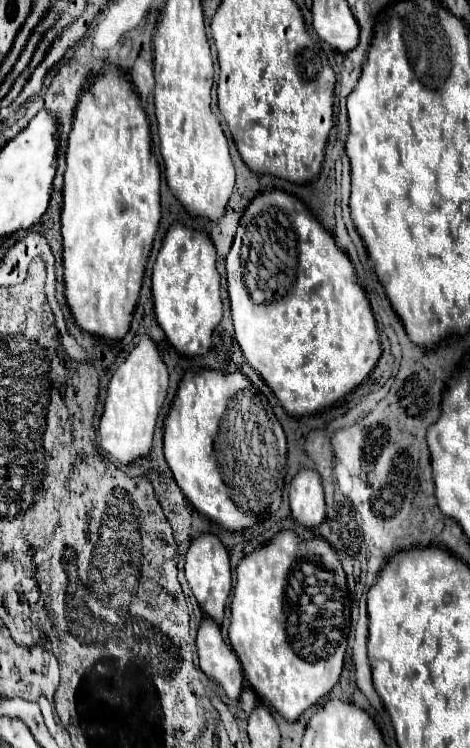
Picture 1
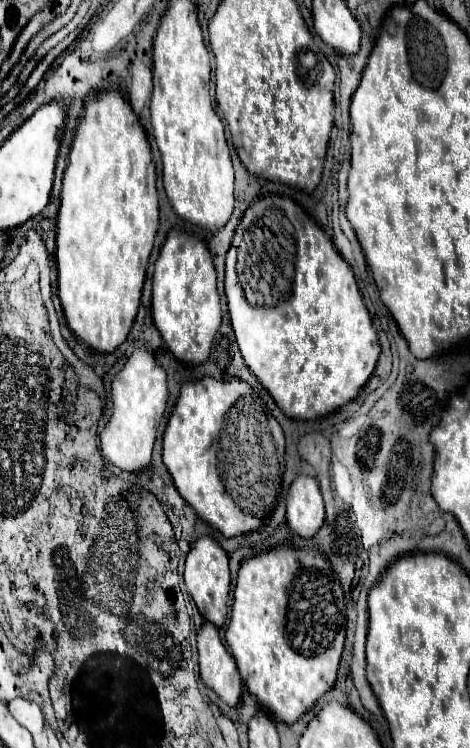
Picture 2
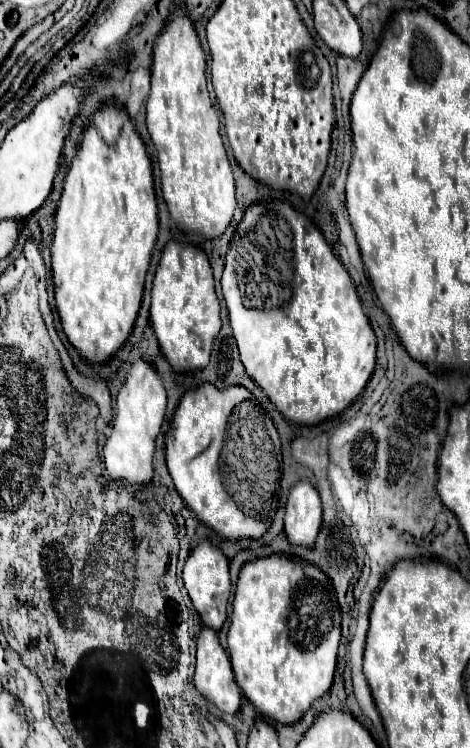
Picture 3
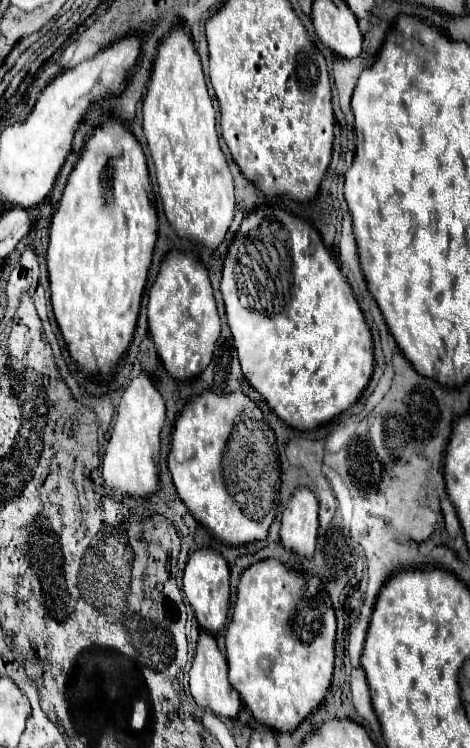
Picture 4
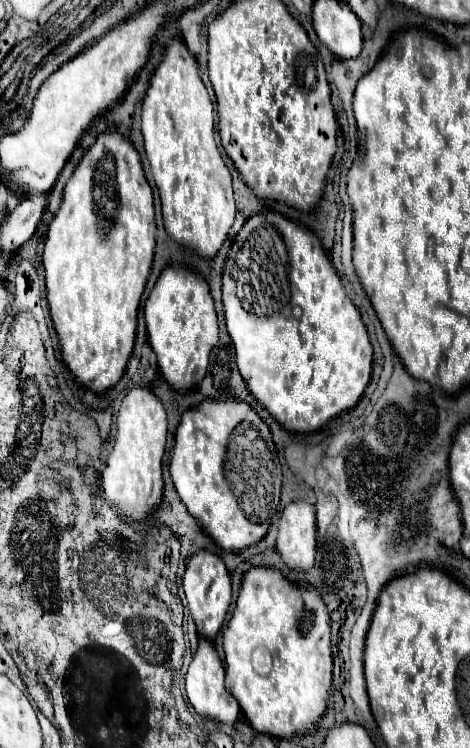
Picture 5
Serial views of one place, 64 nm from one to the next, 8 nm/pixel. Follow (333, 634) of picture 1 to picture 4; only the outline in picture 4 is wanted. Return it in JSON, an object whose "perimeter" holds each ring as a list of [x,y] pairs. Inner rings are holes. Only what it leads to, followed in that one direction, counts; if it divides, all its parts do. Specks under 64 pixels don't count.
{"perimeter":[[[262,560],[242,572],[232,622],[226,630],[228,680],[256,722],[276,732],[294,732],[312,712],[322,706],[332,682],[334,638],[336,616],[320,578],[292,572],[278,560]],[[262,656],[272,662],[270,672],[260,670],[258,660]]]}

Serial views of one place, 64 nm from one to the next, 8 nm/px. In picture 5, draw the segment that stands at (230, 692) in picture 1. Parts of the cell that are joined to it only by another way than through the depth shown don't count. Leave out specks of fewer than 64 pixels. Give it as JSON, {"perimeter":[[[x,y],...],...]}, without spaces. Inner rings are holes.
{"perimeter":[[[206,638],[200,640],[198,650],[196,650],[196,654],[194,654],[194,658],[192,658],[190,666],[188,666],[188,672],[186,672],[186,696],[188,696],[188,702],[192,704],[192,708],[196,710],[196,714],[200,714],[200,716],[204,716],[208,720],[232,726],[240,716],[238,702],[224,688],[224,666],[222,666],[212,642],[206,640]]]}

